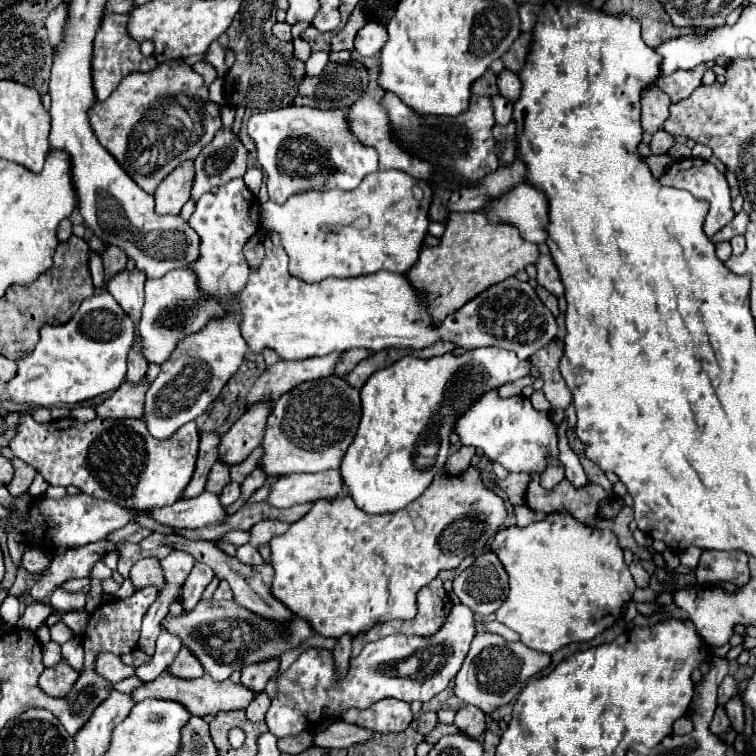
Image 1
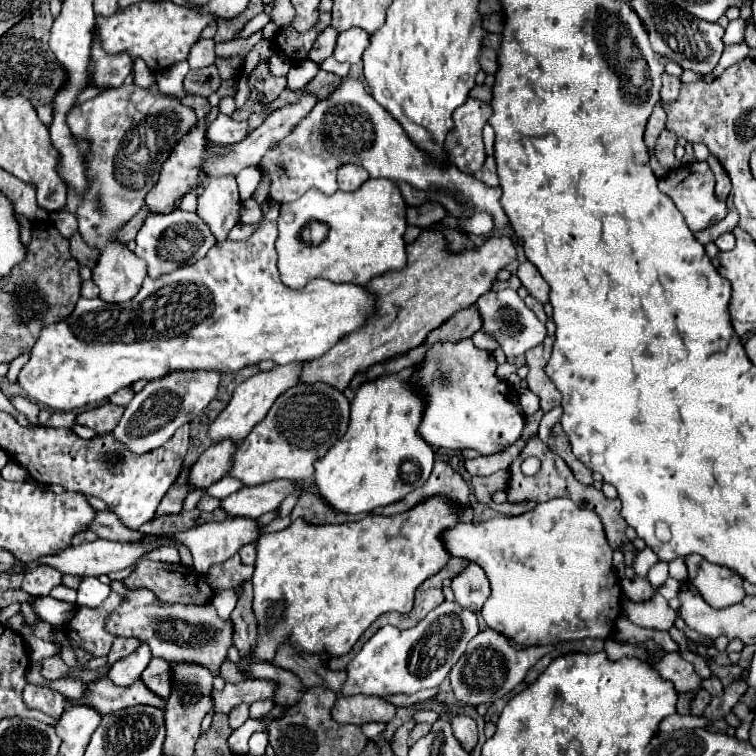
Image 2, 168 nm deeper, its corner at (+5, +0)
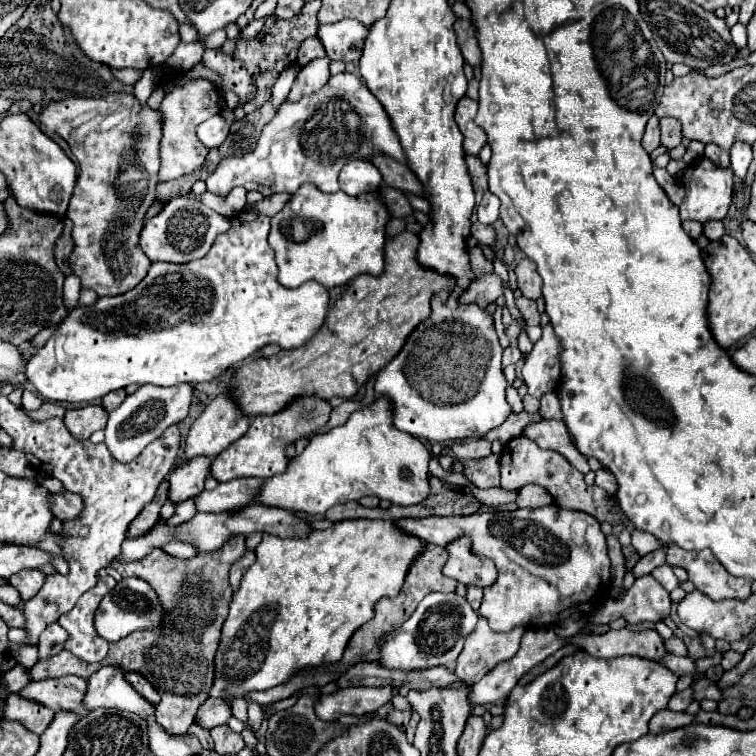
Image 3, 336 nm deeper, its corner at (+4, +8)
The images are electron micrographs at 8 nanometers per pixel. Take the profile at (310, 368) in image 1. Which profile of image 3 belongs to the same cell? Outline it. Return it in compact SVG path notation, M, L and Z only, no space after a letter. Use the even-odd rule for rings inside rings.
M223 393L219 397L215 397L205 409L203 413L195 419L195 423L191 425L187 439L185 439L185 461L193 459L193 457L217 457L223 449L227 449L233 441L237 441L241 435L245 435L245 431L249 429L251 419L243 417L239 413L239 407L235 405L235 401Z

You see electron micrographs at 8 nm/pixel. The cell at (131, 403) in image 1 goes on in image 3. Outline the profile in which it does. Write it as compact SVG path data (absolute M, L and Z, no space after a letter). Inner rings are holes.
M85 405L79 409L69 409L63 417L65 427L75 435L75 439L89 439L95 431L103 429L107 423L107 411L101 405Z

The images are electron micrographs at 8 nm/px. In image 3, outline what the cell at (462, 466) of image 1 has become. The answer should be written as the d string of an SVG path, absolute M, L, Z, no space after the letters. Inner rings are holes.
M525 410L518 414L512 413L501 426L489 431L484 438L491 443L497 439L508 443L511 439L521 435L527 425L539 421L543 421L539 411L532 414Z

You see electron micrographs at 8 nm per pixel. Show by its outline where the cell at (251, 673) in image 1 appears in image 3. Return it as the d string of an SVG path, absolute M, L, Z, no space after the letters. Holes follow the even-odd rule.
M247 549L245 555L231 567L231 587L233 587L233 591L237 591L243 573L245 573L253 563L255 563L255 553L253 553L251 549Z

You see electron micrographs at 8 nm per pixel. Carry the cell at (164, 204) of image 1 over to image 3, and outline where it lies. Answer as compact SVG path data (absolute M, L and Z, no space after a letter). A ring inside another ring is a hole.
M175 75L173 79L165 79L163 85L165 85L165 97L159 107L163 119L159 181L173 181L203 165L209 149L203 147L203 143L199 143L195 129L211 115L217 115L221 107L219 107L219 89L207 79L191 79L185 81L183 85L177 85L177 75Z

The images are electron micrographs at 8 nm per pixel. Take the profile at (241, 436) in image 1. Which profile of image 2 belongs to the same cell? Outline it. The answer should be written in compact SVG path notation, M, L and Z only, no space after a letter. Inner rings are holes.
M214 443L212 447L208 447L190 469L190 489L210 487L212 483L228 475L230 459L234 459L236 449L236 443Z

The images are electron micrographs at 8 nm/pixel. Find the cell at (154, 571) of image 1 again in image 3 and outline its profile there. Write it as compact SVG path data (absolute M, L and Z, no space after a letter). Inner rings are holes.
M231 535L219 551L199 553L191 559L177 559L165 555L161 549L151 551L137 563L111 563L121 577L139 577L151 583L157 599L163 607L163 619L155 631L135 631L115 643L109 643L109 653L99 663L85 663L69 651L37 661L31 669L35 681L63 675L77 675L89 679L99 667L115 665L123 673L139 673L159 691L161 703L155 707L159 725L171 735L185 735L193 725L197 707L207 699L207 691L213 683L213 657L219 647L221 627L225 623L233 589L229 585L231 565L245 553L245 535Z

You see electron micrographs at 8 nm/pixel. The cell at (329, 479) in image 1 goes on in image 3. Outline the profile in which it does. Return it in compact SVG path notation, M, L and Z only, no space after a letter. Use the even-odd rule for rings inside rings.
M231 479L227 483L219 483L213 491L201 491L195 497L197 511L203 513L223 513L231 507L243 507L251 503L251 499L259 493L263 479Z

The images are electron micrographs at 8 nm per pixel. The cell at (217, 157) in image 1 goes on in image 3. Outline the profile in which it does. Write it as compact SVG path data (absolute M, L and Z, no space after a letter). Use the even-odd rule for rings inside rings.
M327 57L313 59L311 63L307 63L305 67L299 69L297 79L295 79L293 87L291 87L289 99L295 101L295 99L301 99L303 95L309 95L309 93L321 89L329 81L329 77L331 77L329 59Z

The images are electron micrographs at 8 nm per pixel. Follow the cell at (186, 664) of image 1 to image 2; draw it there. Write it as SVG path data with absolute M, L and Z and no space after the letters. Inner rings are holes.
M152 657L148 667L142 671L142 681L160 697L170 697L170 663L166 659Z

